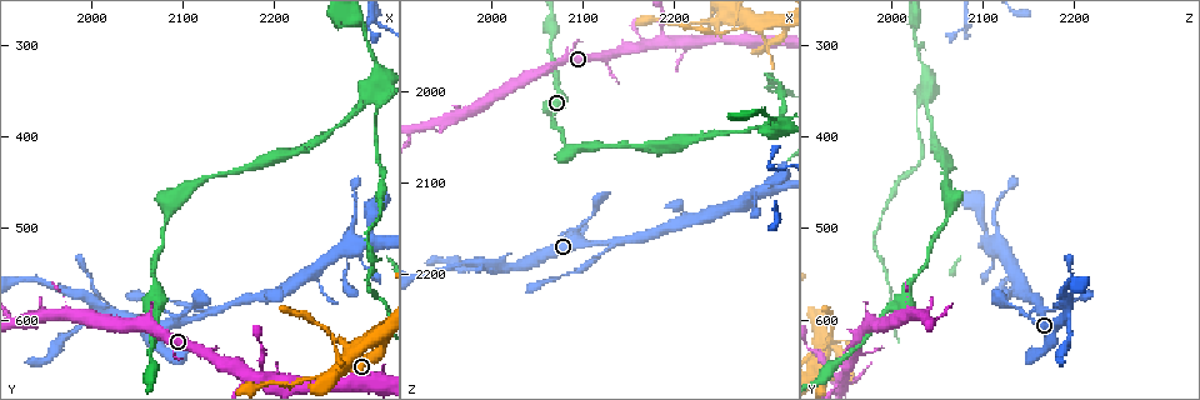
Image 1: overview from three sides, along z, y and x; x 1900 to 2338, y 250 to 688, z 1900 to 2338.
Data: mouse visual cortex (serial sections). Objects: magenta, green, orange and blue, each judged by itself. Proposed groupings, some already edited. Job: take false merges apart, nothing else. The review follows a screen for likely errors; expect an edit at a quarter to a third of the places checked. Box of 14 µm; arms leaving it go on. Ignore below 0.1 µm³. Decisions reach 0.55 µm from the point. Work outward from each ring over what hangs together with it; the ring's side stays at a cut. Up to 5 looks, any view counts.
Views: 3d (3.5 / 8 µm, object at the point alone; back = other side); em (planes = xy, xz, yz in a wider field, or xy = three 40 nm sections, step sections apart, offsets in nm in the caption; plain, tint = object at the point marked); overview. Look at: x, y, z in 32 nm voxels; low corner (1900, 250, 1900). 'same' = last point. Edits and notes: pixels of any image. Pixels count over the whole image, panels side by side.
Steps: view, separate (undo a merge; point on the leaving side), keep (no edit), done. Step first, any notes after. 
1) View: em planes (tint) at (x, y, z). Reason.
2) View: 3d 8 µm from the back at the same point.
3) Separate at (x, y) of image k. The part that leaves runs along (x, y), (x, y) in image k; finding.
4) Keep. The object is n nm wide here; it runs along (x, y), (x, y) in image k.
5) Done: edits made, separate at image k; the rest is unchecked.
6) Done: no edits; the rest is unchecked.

View: 3d 3.5 µm from the back at (2130, 595, 2165). Sharp bend.

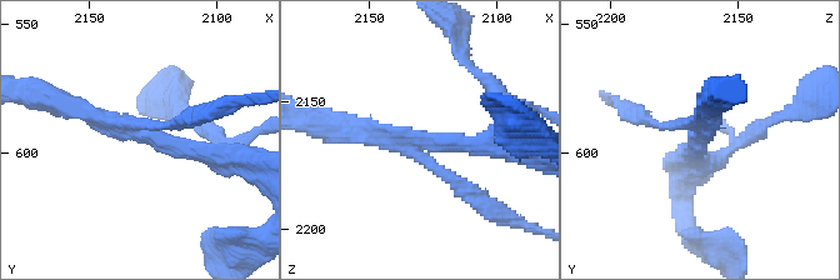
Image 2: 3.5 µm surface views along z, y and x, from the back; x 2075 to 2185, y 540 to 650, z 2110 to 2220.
View: em xy step 2 (tint) at (2131, 593, 2163). 3 arms meet here; the arms are 150, 250, 250 nm wide; shape alone is not enough.

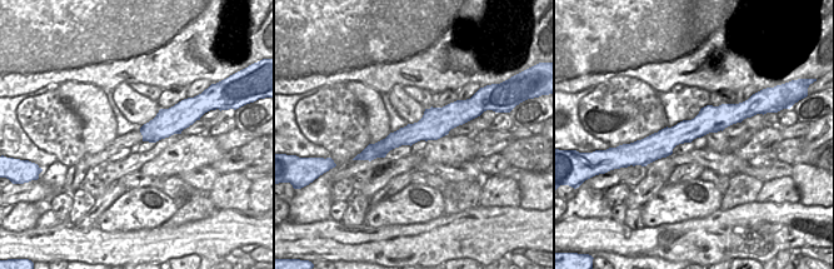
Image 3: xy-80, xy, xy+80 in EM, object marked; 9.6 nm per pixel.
Keep. It runs along (464, 114), (453, 114), (364, 154) in image 3; continuous, no second cell.

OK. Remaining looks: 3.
View: 3d 3.5 µm at (2315, 355, 2035). Four or more arms meet.

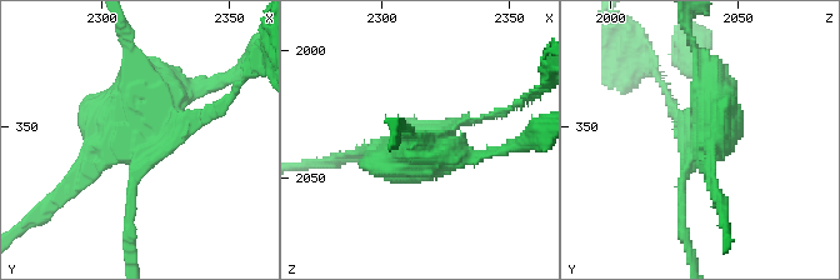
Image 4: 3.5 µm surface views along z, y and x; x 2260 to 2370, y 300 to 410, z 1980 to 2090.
View: em xy step 5 (tint) at (2314, 359, 2035). Shape alone is not enough.

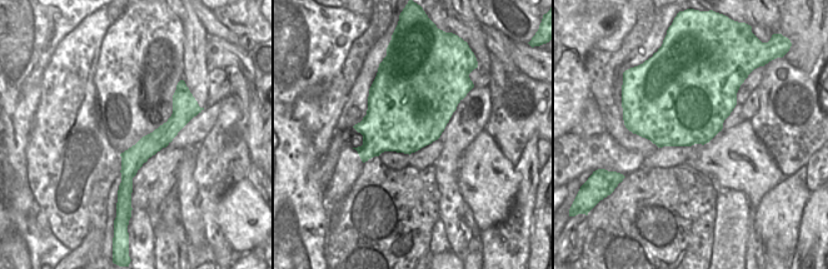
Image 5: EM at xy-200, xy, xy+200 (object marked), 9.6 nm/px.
Separate at (131, 203) of image 4. The object is 800 nm wide here; the part that leaves runs along (139, 160), (128, 223), (131, 260) in image 4; a second cell is stuck on.

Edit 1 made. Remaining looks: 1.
Done: edits made, separate at image 4; the rest is unchecked.

